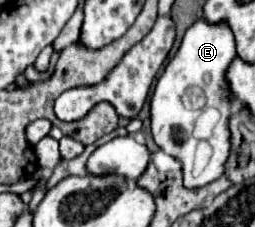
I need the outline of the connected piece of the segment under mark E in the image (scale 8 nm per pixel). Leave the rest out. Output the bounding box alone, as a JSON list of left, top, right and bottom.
[151,20,237,188]

